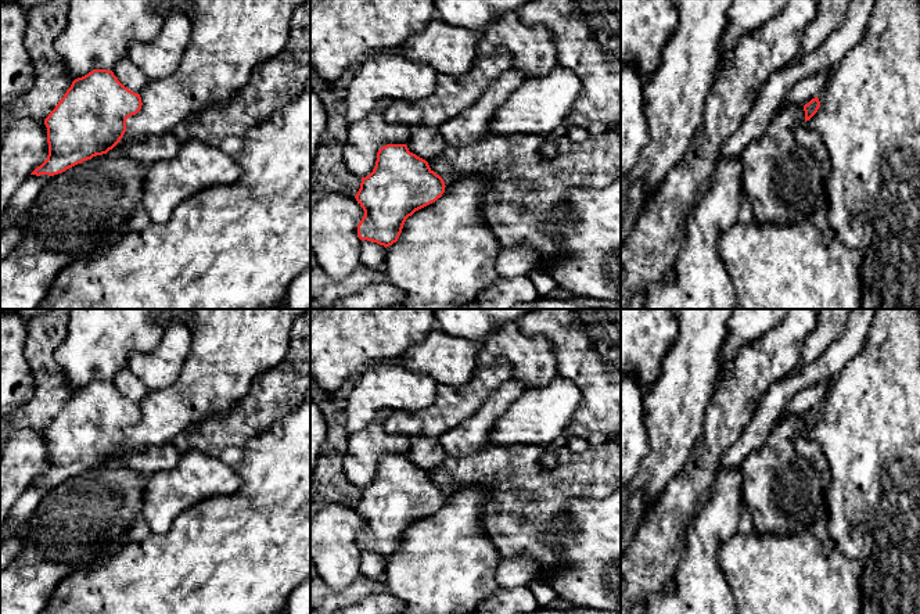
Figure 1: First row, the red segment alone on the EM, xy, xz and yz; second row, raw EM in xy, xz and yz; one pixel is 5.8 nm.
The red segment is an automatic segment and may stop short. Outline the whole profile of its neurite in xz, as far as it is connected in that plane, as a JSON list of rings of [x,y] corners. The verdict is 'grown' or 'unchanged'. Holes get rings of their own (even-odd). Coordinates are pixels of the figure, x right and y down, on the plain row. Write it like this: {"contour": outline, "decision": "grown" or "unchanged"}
{"contour": [[[387,455],[377,463],[373,482],[362,488],[360,499],[355,506],[364,521],[357,535],[357,547],[373,552],[385,559],[398,552],[403,535],[416,521],[435,513],[460,488],[441,488],[428,473],[410,463],[406,455]]], "decision": "grown"}

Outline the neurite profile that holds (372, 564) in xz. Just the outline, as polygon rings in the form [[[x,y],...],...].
[[[364,550],[360,556],[360,574],[377,581],[385,572],[385,563],[387,559],[384,556]]]

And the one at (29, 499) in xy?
[[[48,485],[26,486],[17,503],[14,505],[14,507],[10,510],[7,520],[26,523],[50,488],[51,486]]]

